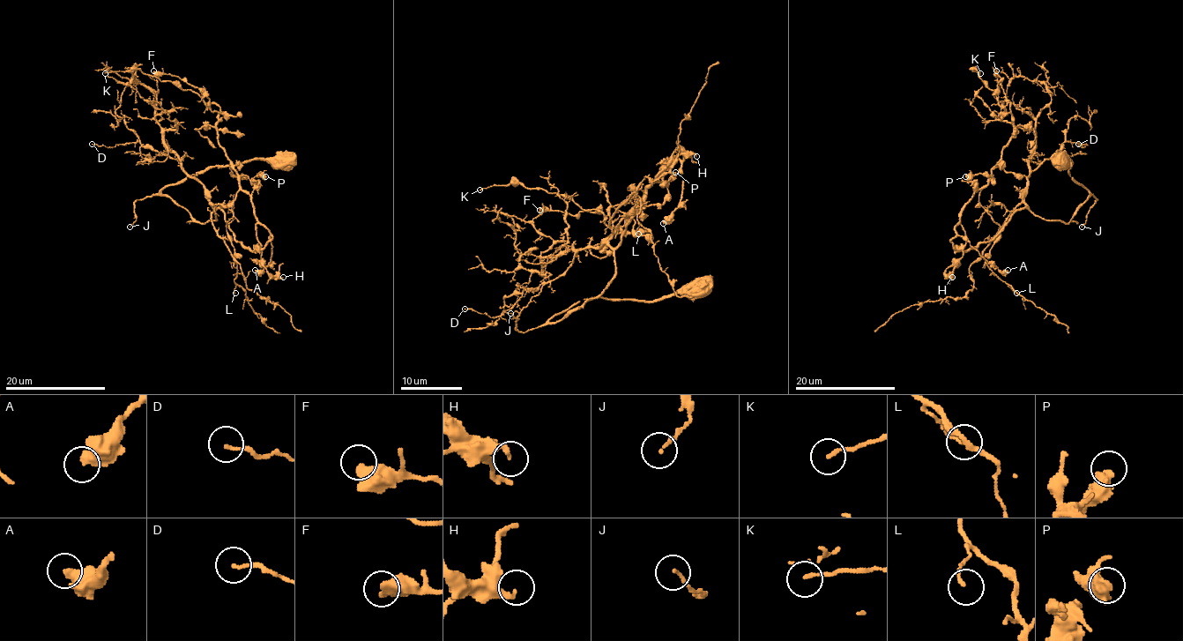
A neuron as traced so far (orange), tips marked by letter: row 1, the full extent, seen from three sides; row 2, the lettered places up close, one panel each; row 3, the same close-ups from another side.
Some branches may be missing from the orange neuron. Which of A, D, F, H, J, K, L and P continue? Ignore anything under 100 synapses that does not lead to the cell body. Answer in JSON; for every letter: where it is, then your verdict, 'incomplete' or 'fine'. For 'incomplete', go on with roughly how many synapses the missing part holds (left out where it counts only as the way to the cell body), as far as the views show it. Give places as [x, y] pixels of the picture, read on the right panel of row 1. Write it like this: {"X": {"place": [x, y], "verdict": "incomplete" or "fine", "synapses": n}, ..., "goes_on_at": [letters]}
{"A": {"place": [1008, 270], "verdict": "fine"}, "D": {"place": [1078, 144], "verdict": "fine"}, "F": {"place": [996, 70], "verdict": "fine"}, "H": {"place": [952, 277], "verdict": "fine"}, "J": {"place": [1082, 227], "verdict": "fine"}, "K": {"place": [980, 73], "verdict": "fine"}, "L": {"place": [1016, 293], "verdict": "fine"}, "P": {"place": [965, 176], "verdict": "fine"}, "goes_on_at": []}

